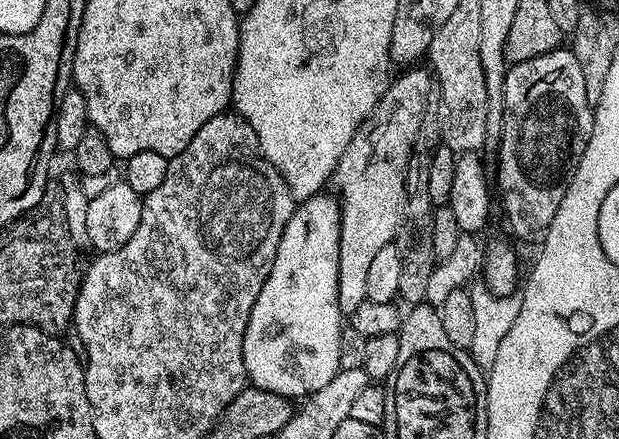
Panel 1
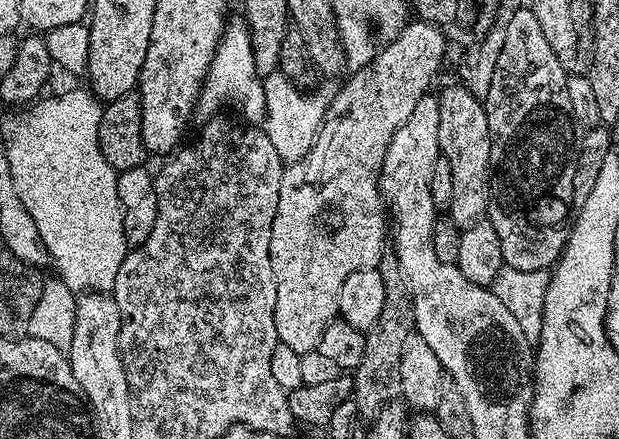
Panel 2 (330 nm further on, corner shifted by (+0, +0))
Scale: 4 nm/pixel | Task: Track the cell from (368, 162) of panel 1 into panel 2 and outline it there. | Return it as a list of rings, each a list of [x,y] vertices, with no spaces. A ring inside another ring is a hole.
[[[419,18],[405,24],[402,31],[397,32],[393,40],[383,45],[384,49],[377,51],[365,68],[357,67],[352,77],[344,84],[344,89],[336,96],[336,101],[329,103],[328,115],[324,118],[324,124],[316,133],[314,146],[309,148],[306,158],[293,160],[287,165],[282,174],[282,186],[278,190],[278,210],[274,214],[274,226],[270,230],[270,262],[274,266],[274,282],[278,290],[278,298],[274,302],[274,326],[276,327],[276,339],[279,343],[290,346],[299,356],[304,356],[310,351],[316,350],[318,342],[322,338],[322,330],[330,326],[332,320],[337,319],[340,307],[338,306],[338,293],[342,290],[342,282],[354,274],[354,270],[366,270],[367,268],[379,268],[381,260],[385,259],[384,244],[390,240],[390,217],[386,211],[384,196],[380,193],[380,174],[384,171],[384,159],[386,152],[397,130],[414,114],[414,108],[422,98],[429,95],[432,83],[444,64],[444,51],[450,48],[449,41],[442,34],[442,30],[433,24]]]

